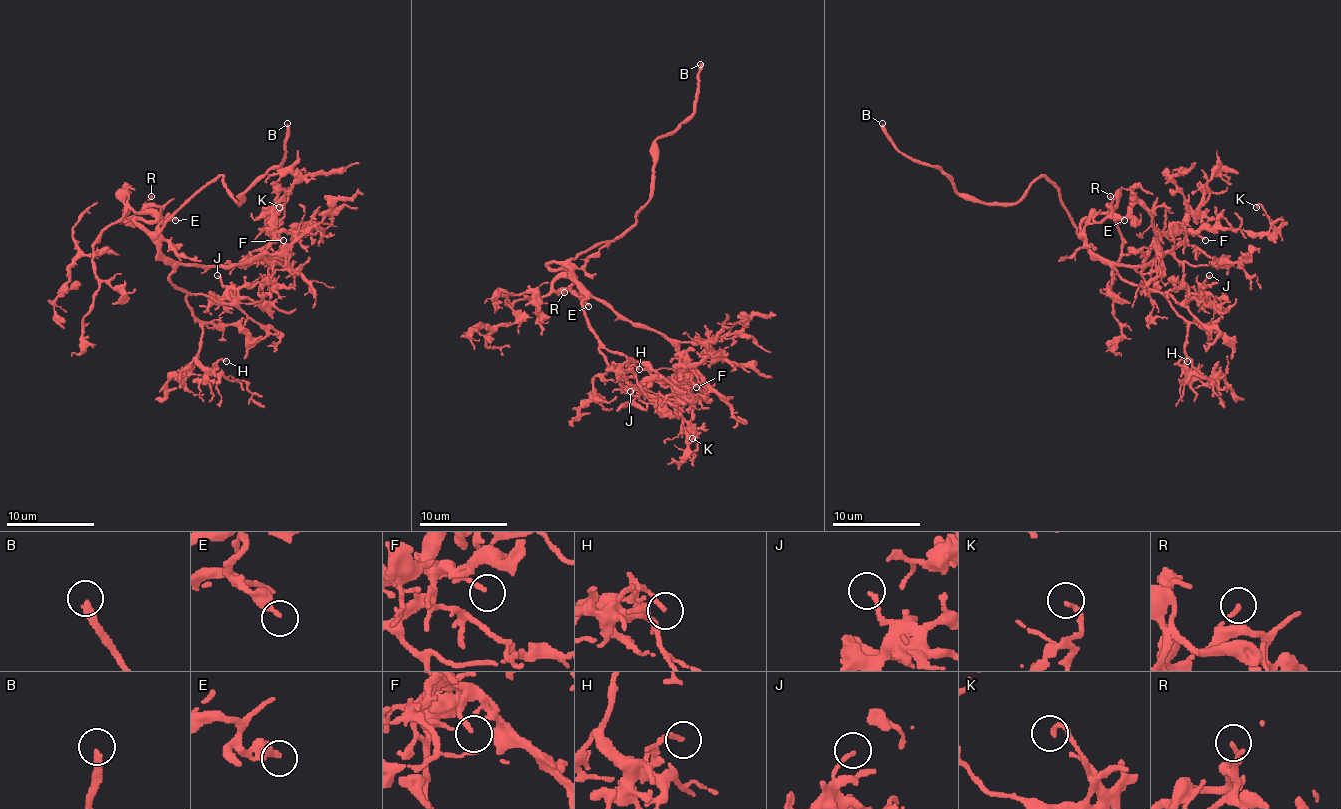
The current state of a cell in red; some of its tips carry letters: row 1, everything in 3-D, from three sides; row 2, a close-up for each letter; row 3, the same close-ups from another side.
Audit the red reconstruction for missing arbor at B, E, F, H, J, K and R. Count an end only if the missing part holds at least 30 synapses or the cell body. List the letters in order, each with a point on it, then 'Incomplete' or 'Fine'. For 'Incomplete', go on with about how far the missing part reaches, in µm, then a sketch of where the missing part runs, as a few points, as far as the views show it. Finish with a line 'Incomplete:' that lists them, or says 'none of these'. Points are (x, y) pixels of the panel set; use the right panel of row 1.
B: Place: (882, 123). Incomplete. Missing length about 35 µm
E: Place: (1124, 220). Fine
F: Place: (1205, 240). Fine
H: Place: (1187, 361). Fine
J: Place: (1209, 275). Fine
K: Place: (1256, 207). Fine
R: Place: (1110, 196). Incomplete. Missing length about 25 µm. Course of what is missing: (1110, 196), (1110, 152), (1139, 114), (1139, 73), (1126, 59), (1128, 51)
Incomplete: B, R

